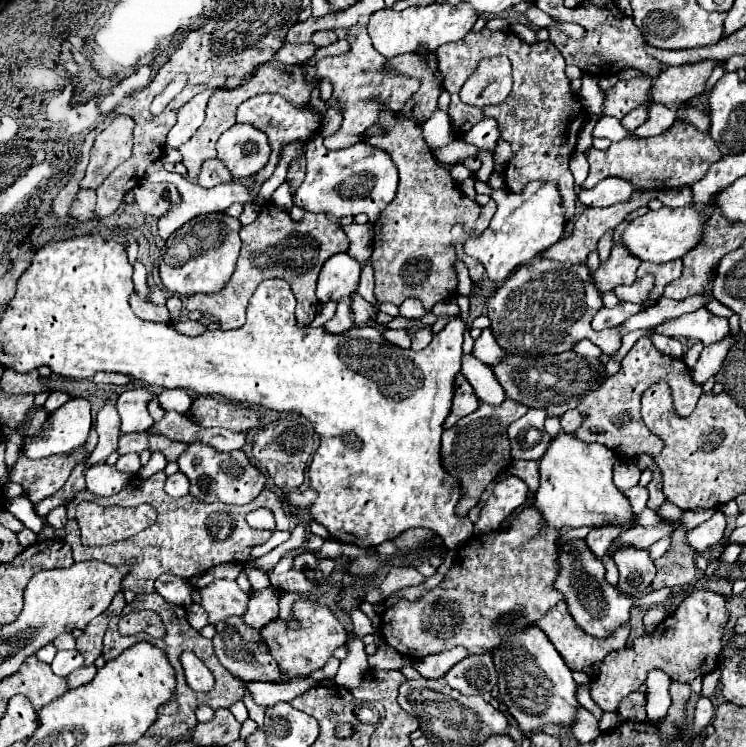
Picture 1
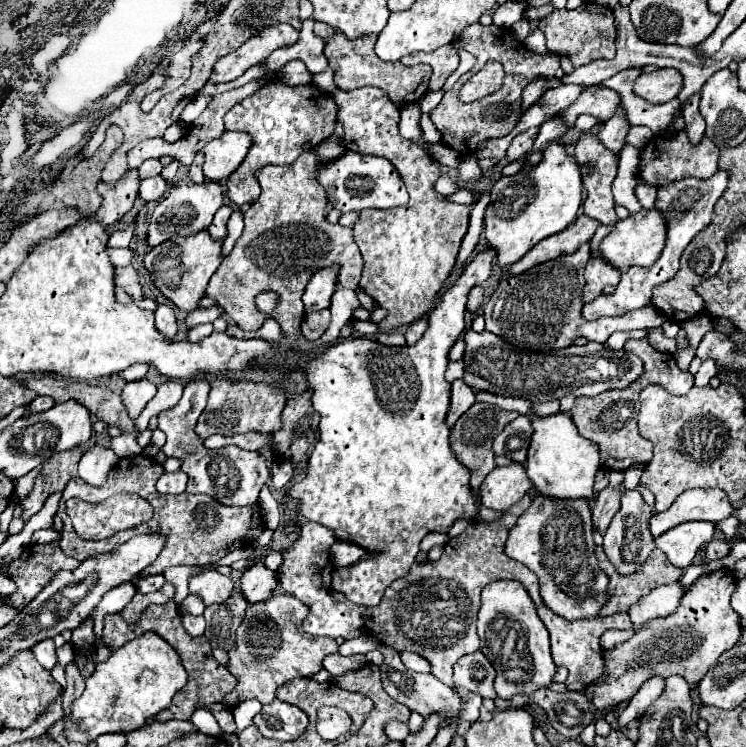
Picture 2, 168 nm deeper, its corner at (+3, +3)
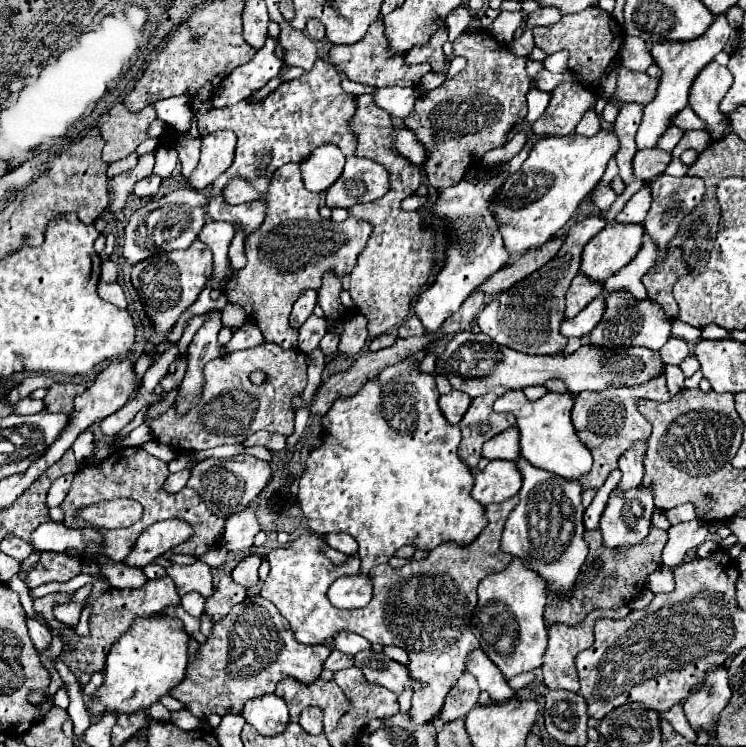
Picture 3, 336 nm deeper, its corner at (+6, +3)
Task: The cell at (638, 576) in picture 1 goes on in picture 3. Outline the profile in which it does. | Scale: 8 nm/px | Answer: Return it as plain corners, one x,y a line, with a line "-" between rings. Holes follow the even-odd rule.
612,491
600,519
604,545
610,549
626,549
640,545
650,533
652,511
654,501
646,491

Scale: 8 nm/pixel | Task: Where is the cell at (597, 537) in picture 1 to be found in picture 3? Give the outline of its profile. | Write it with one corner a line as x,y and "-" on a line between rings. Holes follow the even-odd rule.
638,443
634,445
634,449
626,451
622,461
618,461
618,469
622,471
622,479
618,483
618,491
626,491
626,489
634,489
640,485
642,475
644,475
644,467
642,467
642,459
646,453
646,443

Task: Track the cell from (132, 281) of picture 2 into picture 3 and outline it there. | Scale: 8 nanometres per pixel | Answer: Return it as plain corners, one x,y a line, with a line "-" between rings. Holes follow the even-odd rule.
104,261
102,263
102,275
100,275
100,279
104,283
116,283
118,281
118,267
116,267
114,261

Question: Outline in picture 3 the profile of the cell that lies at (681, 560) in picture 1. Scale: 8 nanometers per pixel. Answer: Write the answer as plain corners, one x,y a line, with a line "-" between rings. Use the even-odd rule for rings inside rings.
652,527
648,537
642,545
626,549
606,549
602,545
602,535
596,531
586,531
584,541
590,547
590,553
586,557
586,565
582,565
582,573
578,575
578,581
570,595
558,599
554,597
550,605
546,607
544,619
546,623
566,623
566,625
578,625
584,621
584,617
594,609
620,609
622,605
628,605
646,585
646,579
652,571
662,567
660,553
667,541
667,532

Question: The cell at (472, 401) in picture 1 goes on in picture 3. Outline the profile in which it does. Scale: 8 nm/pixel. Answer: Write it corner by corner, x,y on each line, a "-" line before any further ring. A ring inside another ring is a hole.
454,389
448,395
442,395
440,397
440,409
442,409
446,421
450,425
458,425
458,421
462,419
462,415
466,413
466,409
470,407
470,401
472,399
466,393
454,391

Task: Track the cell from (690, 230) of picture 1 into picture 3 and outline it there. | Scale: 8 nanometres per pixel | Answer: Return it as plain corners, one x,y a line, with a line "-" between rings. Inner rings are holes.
610,223
594,237
582,253
582,273
604,283
626,267
642,249
644,227
640,223

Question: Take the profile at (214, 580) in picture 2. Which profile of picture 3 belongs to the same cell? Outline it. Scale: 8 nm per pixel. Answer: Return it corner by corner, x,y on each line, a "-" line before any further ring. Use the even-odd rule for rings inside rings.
196,561
192,565
170,565
166,567
166,571
168,571
168,577
174,579
180,595
196,591
204,599
208,599
216,591
210,567
202,561

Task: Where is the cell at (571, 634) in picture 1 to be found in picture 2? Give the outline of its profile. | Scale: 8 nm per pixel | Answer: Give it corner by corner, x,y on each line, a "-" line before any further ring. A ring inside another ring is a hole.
539,607
539,617
545,623
549,635
551,635
551,653
555,665
563,665
569,669
569,675
565,679
565,685
569,691
583,691
589,683
593,683
601,671
603,671
603,657
601,657
601,647
599,647
599,637
609,631
609,629
631,629
633,623
627,613
617,613
609,617
593,617
593,619
577,619
577,621
567,621
551,609

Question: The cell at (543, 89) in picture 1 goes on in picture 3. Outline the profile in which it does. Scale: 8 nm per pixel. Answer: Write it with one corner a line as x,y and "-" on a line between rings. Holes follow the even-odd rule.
488,31
462,33
454,41
454,55
466,57
466,67
448,83
442,83
438,89
422,95
416,101
414,113
406,119
408,129
412,129
418,141
430,149
430,159
424,169
434,189
458,185
468,165
479,164
486,151
506,143
508,132
512,126
525,120
528,110
528,57
514,55
-
502,101
506,101
506,105

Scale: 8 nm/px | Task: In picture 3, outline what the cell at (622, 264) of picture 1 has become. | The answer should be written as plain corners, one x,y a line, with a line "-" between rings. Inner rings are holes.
578,273
570,285
570,293
566,293
566,317
580,313
598,295
602,295
602,283
588,279
584,273

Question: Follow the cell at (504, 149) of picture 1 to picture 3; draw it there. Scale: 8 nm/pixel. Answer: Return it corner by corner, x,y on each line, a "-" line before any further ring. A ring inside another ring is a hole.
562,83
552,91
552,99
542,117
532,125
534,135
570,135
588,109
594,109
598,95
582,85

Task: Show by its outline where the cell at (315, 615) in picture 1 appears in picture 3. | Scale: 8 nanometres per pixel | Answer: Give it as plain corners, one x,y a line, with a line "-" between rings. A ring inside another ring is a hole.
256,595
234,605
234,609
212,629
212,637
200,647
200,657
190,661
186,679
170,691
196,717
212,713
242,713
244,703
274,691
276,683
286,675
300,683
312,683
320,677
322,663
330,655
326,645
304,645
296,641
286,617
274,603

